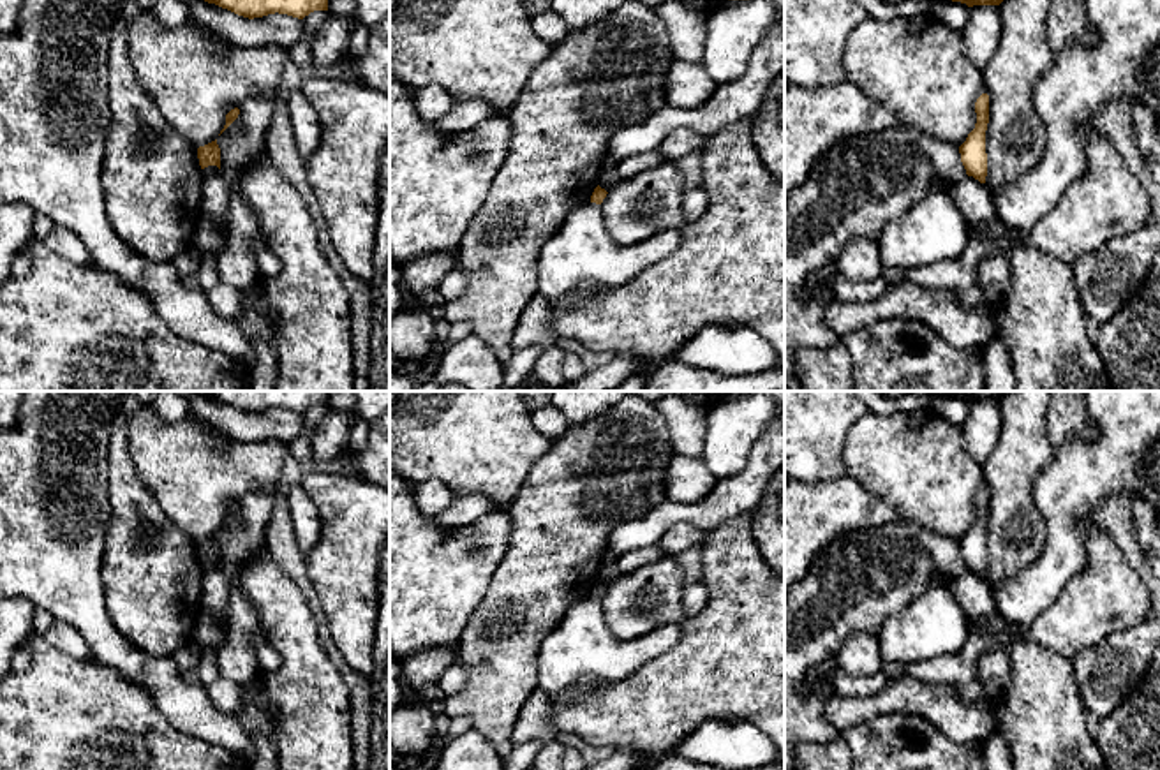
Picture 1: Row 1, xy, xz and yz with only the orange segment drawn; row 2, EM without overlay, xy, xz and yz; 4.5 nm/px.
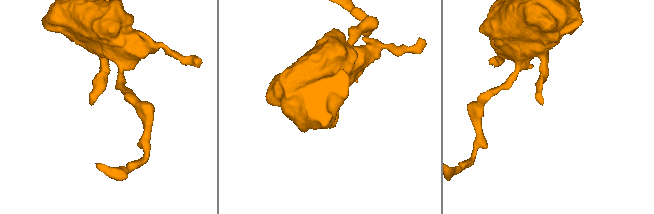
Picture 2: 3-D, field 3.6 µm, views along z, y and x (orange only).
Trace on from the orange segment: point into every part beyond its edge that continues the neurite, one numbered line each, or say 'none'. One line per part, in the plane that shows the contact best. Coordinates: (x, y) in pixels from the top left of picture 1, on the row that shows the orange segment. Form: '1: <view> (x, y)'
none

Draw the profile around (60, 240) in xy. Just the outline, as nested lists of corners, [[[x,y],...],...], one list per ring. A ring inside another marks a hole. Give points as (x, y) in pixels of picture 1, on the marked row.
[[[55,226],[55,229],[44,238],[46,247],[74,264],[85,264],[90,254],[83,241],[69,229]]]

